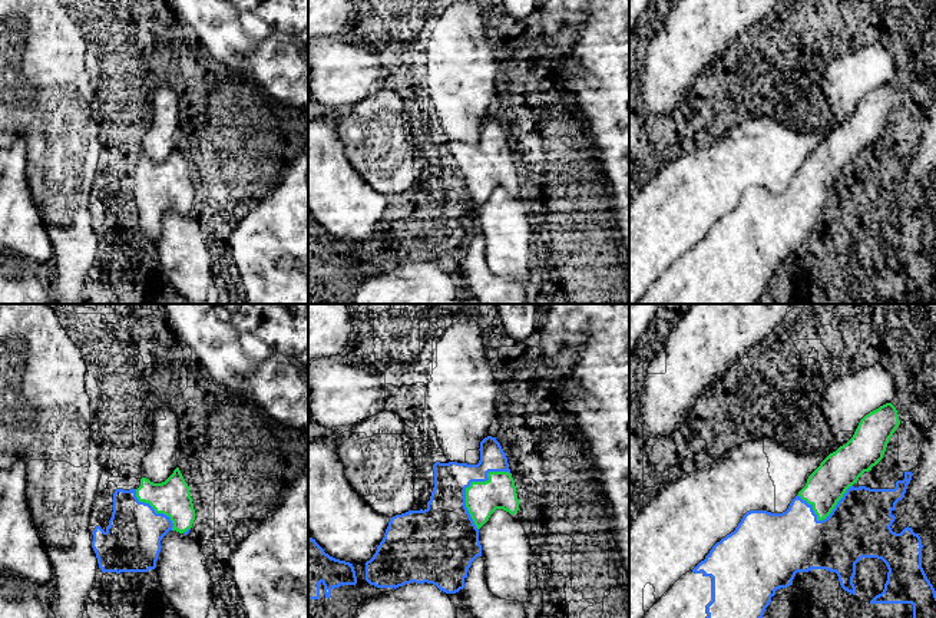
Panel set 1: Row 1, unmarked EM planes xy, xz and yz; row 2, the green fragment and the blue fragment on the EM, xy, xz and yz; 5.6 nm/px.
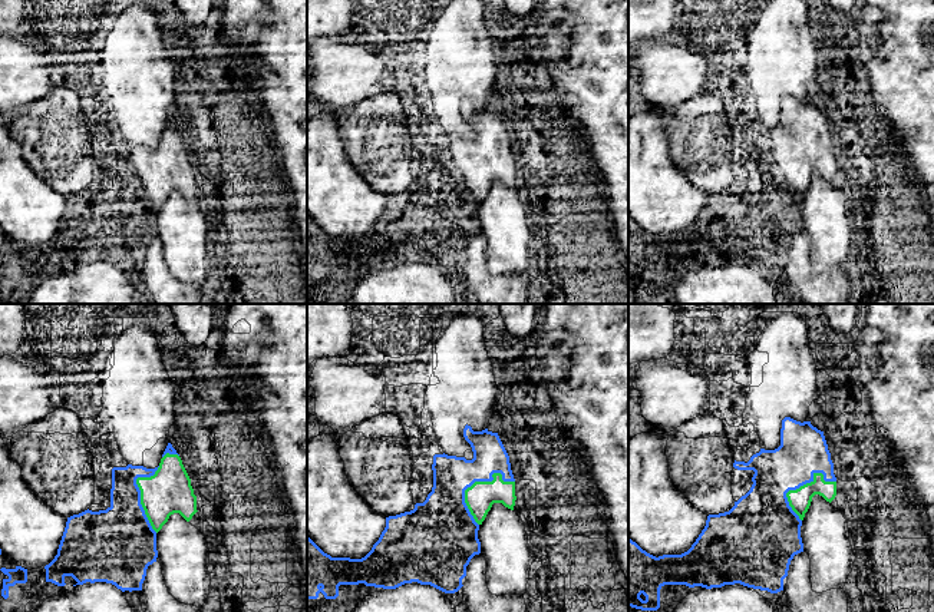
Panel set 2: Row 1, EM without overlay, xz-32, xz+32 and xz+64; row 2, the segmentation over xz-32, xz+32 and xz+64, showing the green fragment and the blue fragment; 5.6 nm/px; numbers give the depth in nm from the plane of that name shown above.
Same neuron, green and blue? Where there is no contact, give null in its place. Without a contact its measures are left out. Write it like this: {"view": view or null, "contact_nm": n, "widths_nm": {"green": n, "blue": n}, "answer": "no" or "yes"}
{"view": "xz", "contact_nm": 380, "widths_nm": {"green": 190, "blue": 280}, "answer": "yes"}

